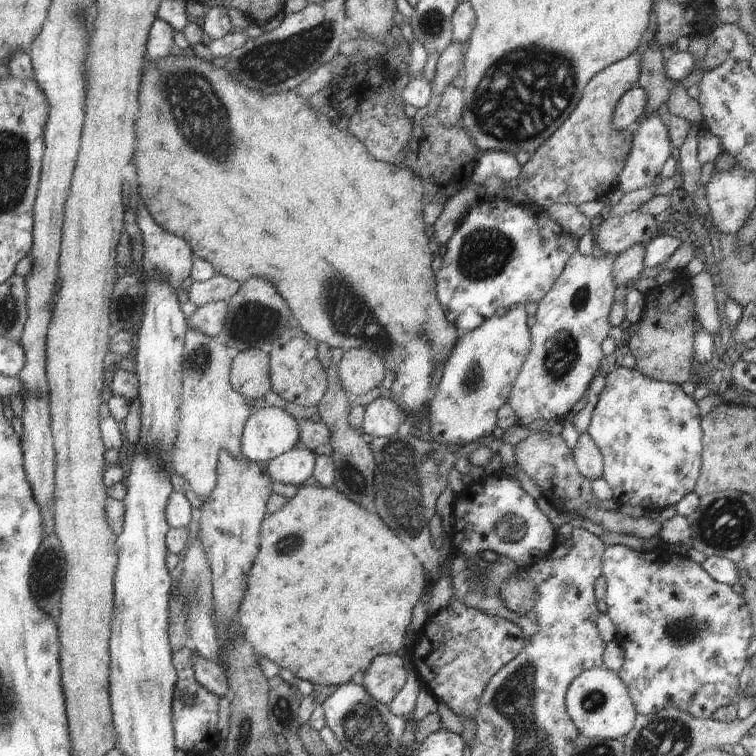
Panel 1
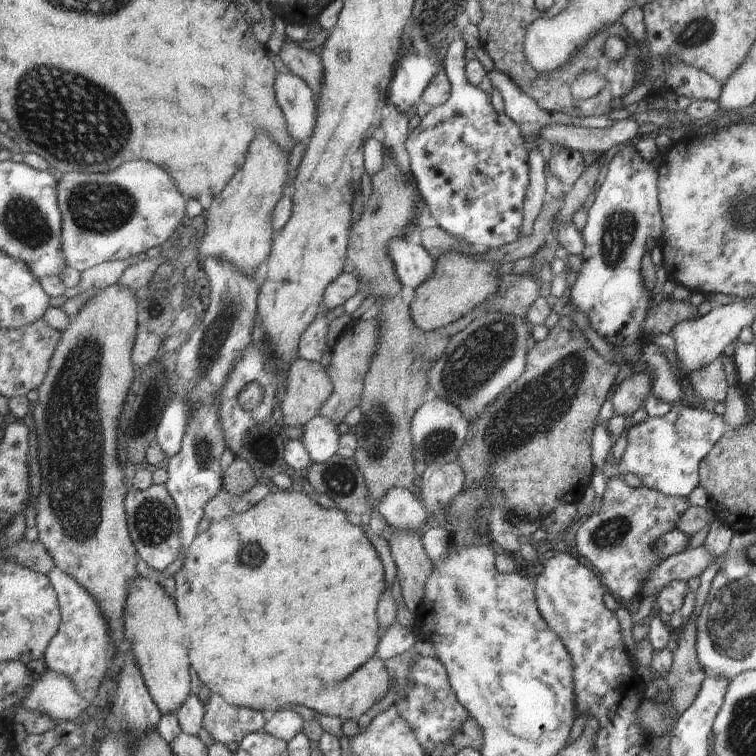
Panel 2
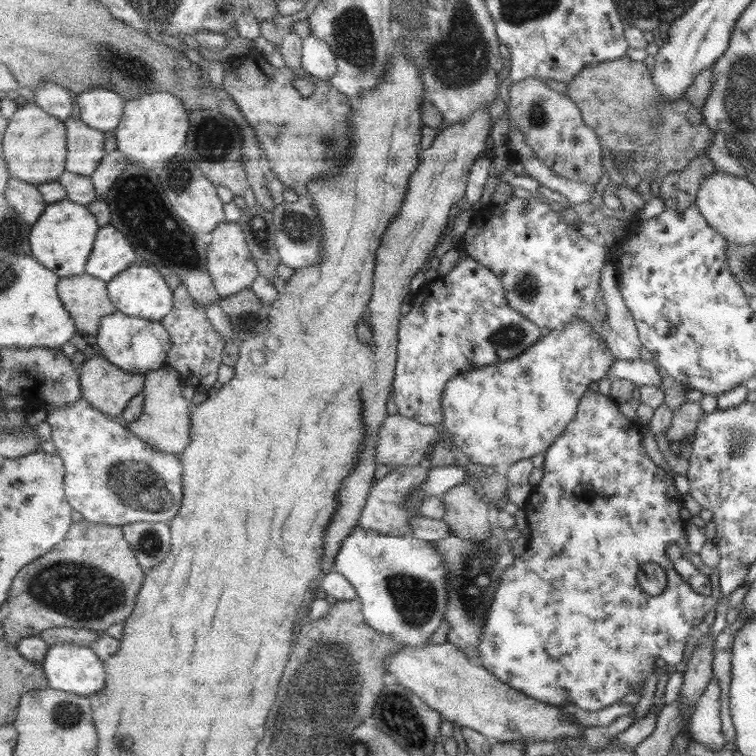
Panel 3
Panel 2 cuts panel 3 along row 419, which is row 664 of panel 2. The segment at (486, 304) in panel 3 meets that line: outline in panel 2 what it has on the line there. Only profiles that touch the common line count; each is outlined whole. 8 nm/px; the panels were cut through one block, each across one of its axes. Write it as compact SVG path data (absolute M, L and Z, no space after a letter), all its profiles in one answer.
M414 650L413 658L415 658L415 664L411 666L411 676L409 676L411 682L405 690L405 698L403 698L403 694L396 695L394 705L399 708L399 714L407 720L407 724L415 732L424 752L431 754L431 750L435 750L439 744L444 747L451 744L455 732L461 728L461 724L469 718L470 714L459 702L448 670L441 659L425 657Z

